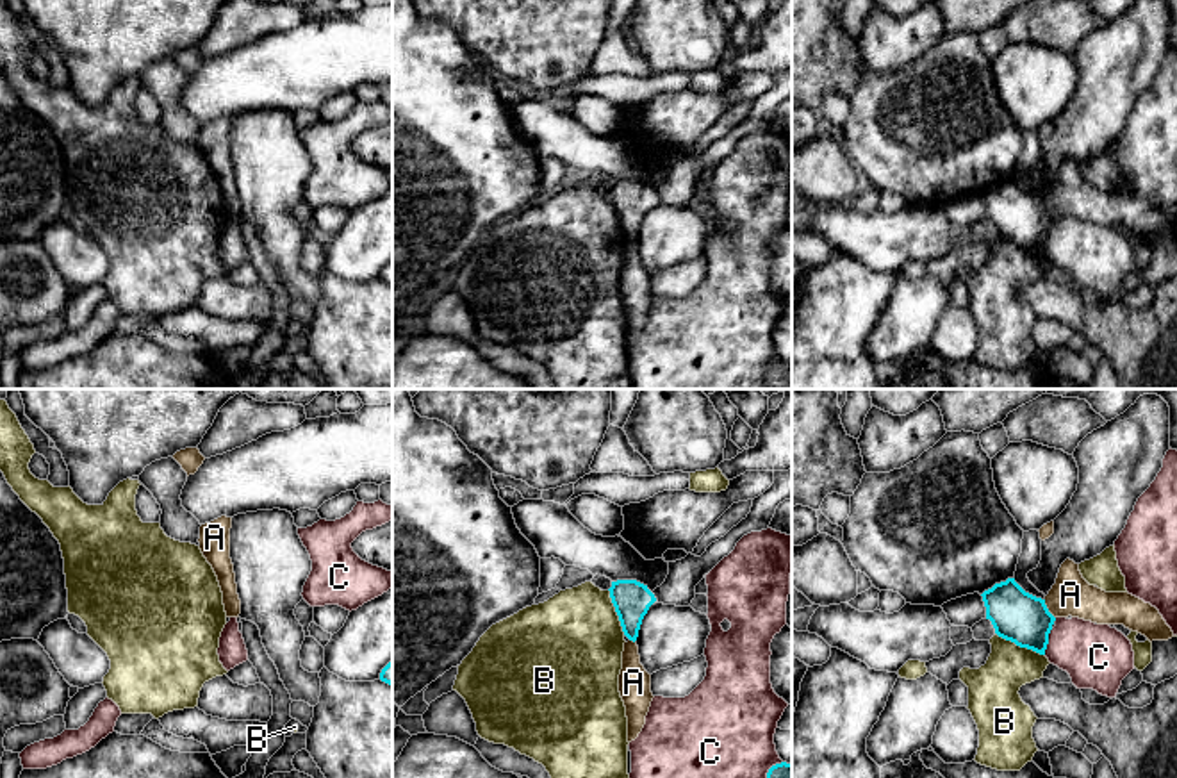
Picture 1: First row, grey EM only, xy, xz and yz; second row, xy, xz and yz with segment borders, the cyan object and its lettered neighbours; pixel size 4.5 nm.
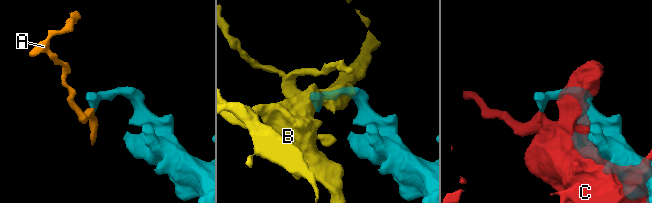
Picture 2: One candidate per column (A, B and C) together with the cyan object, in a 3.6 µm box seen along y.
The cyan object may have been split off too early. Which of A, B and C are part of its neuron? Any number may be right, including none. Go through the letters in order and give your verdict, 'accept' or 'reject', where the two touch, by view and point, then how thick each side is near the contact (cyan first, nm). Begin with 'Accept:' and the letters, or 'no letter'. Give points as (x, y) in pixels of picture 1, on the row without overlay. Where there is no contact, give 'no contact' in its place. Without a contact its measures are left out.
Accept: no letter
A: reject; contact yz (1047, 209); calibres 240 and 180 nm
B: reject; contact yz (1020, 247); calibres 240 and 220 nm
C: reject; contact yz (1047, 241); calibres 240 and 300 nm

